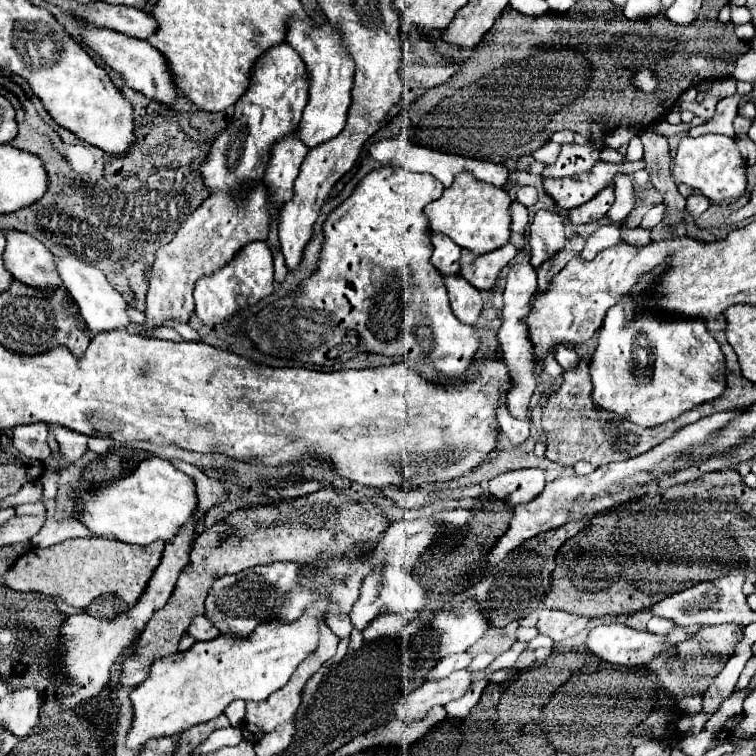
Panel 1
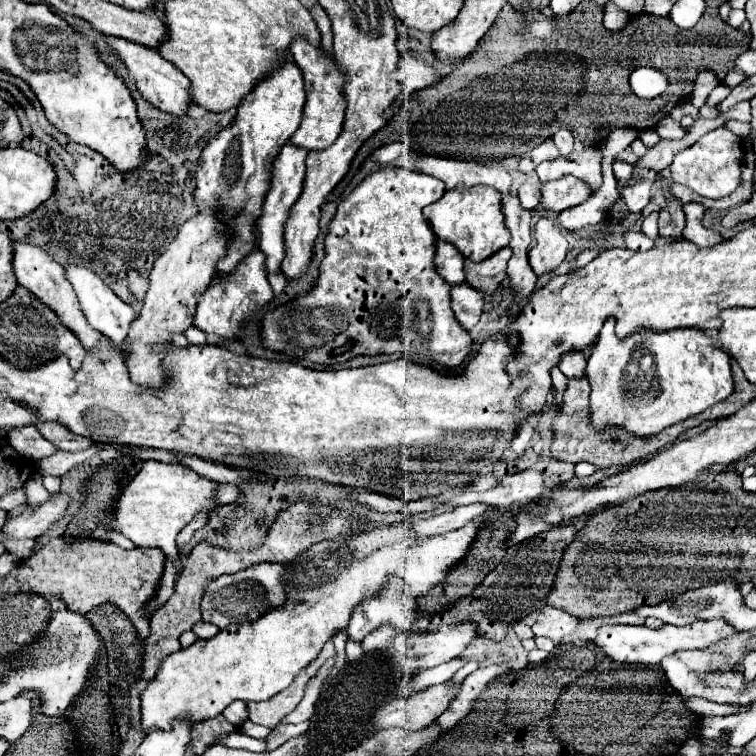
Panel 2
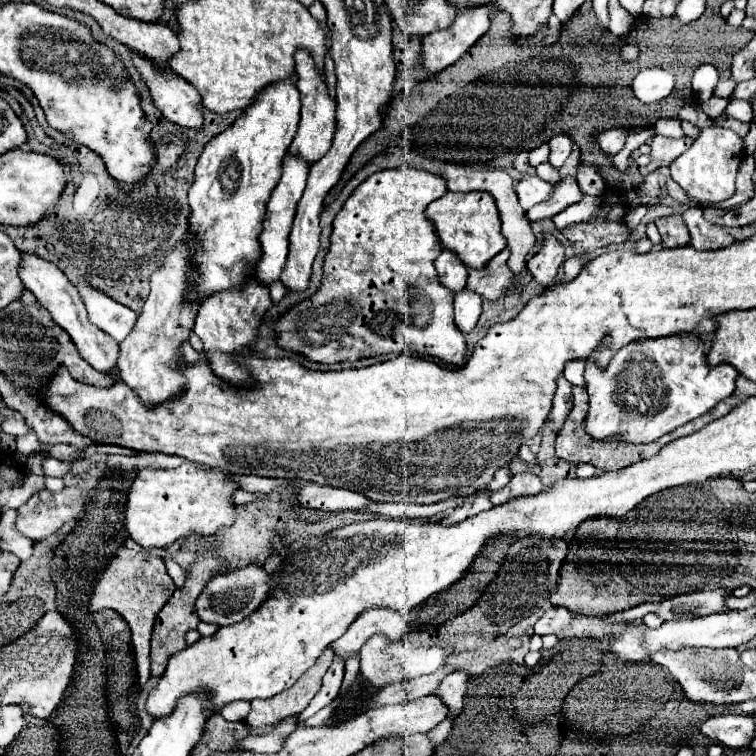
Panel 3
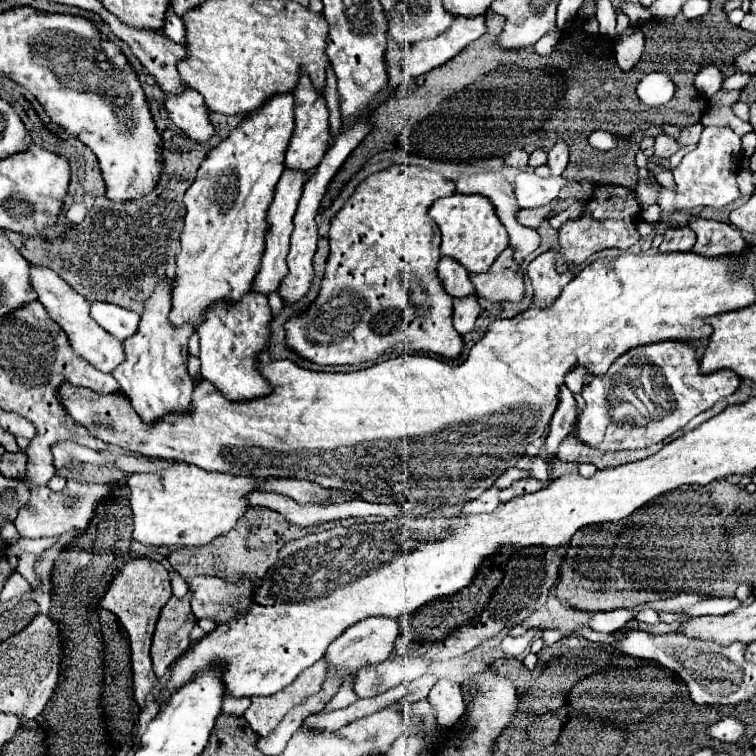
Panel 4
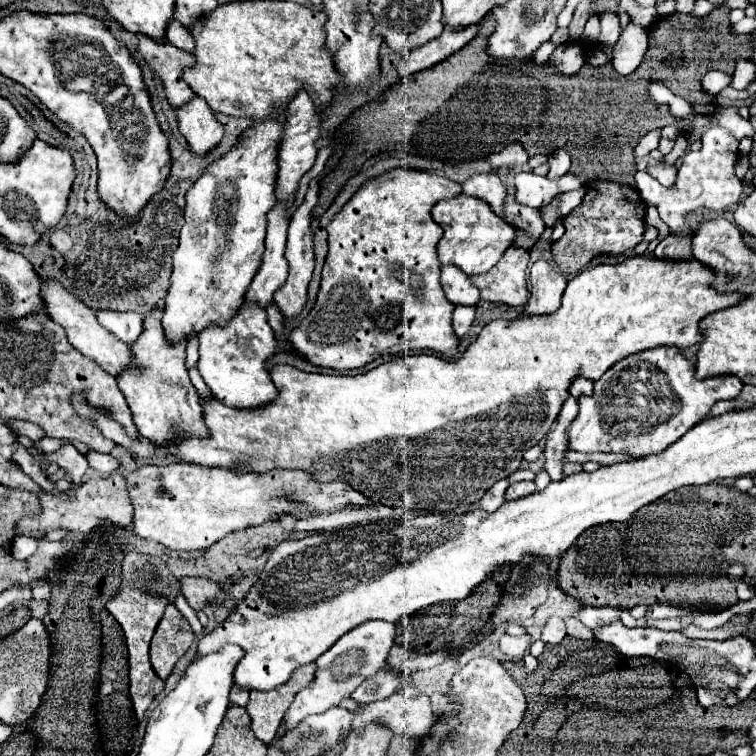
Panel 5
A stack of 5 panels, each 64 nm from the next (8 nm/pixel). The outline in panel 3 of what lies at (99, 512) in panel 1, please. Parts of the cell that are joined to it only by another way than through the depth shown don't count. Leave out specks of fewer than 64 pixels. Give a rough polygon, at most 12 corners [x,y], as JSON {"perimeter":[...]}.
{"perimeter":[[192,464],[140,470],[124,526],[164,551],[176,588],[186,574],[166,549],[234,522],[238,486]]}

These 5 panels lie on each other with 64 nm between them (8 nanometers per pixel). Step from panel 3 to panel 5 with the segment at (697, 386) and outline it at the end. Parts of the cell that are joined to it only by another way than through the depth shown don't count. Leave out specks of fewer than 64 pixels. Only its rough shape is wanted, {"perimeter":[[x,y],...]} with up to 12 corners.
{"perimeter":[[672,346],[630,354],[578,398],[568,446],[658,454],[736,398]]}

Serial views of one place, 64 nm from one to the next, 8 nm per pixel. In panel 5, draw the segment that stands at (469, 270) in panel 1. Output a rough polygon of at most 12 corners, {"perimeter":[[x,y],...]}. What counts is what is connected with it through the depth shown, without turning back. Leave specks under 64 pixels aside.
{"perimeter":[[513,244],[470,280],[482,300],[528,300],[529,252]]}

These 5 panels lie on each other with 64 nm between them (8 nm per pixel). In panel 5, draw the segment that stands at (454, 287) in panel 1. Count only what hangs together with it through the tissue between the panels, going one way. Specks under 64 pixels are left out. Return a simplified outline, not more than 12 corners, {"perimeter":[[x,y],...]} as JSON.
{"perimeter":[[456,306],[454,332],[462,338],[476,318],[476,306]]}

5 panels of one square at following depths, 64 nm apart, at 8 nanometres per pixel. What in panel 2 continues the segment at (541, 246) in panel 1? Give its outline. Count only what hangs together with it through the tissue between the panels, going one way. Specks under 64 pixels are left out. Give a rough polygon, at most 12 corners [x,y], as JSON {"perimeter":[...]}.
{"perimeter":[[552,218],[534,226],[530,266],[540,276],[554,270],[568,242]]}

